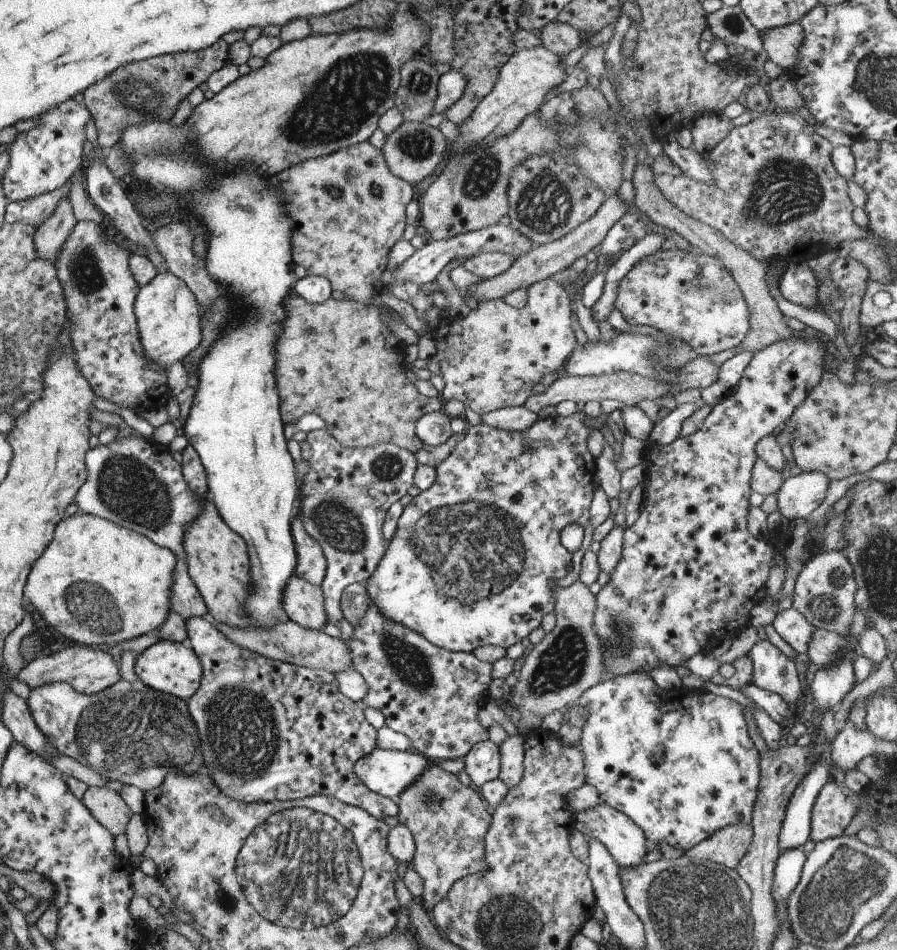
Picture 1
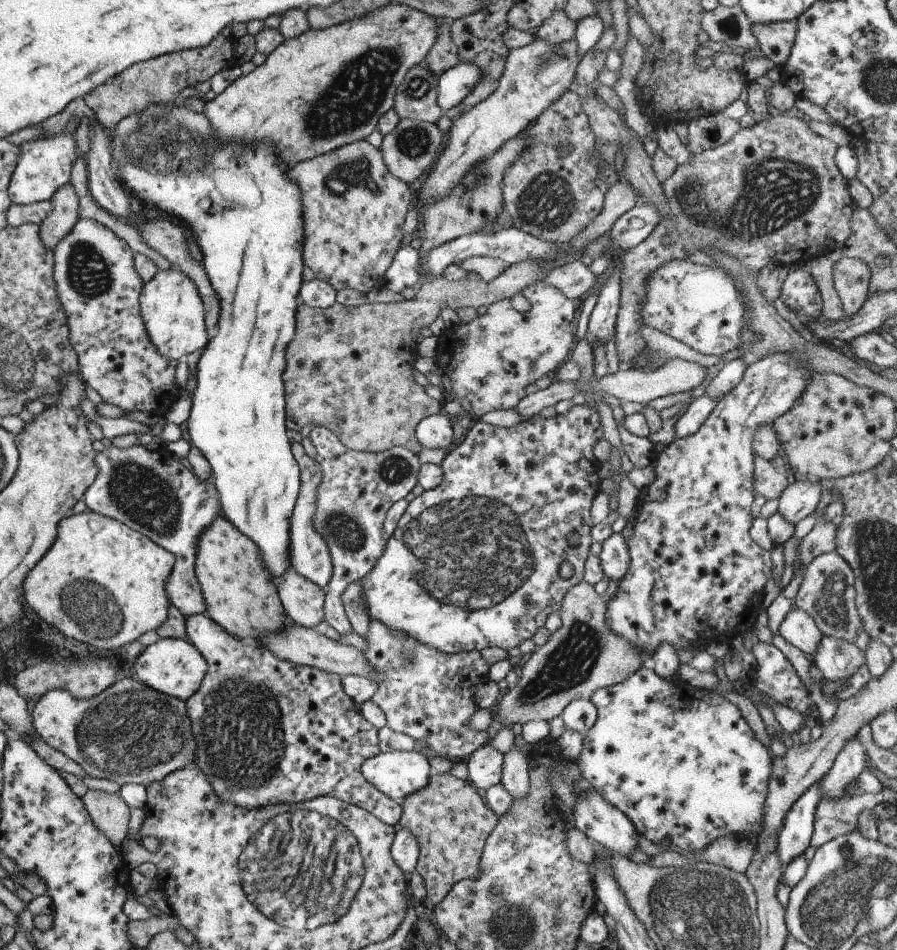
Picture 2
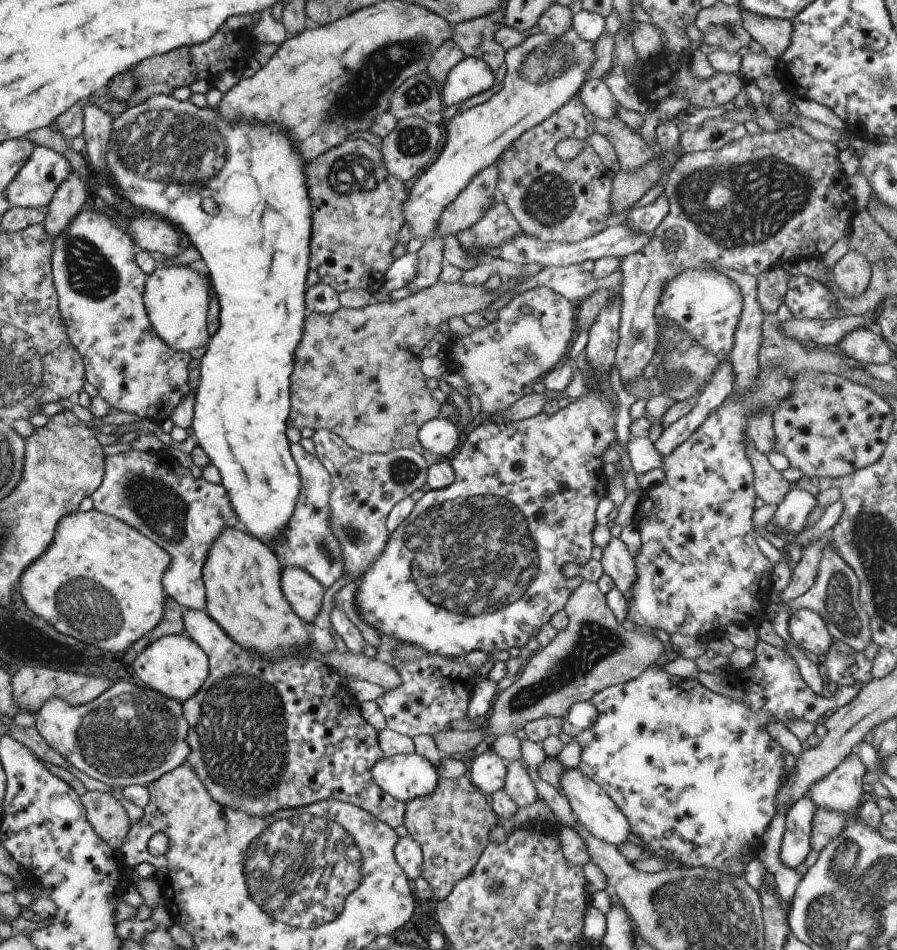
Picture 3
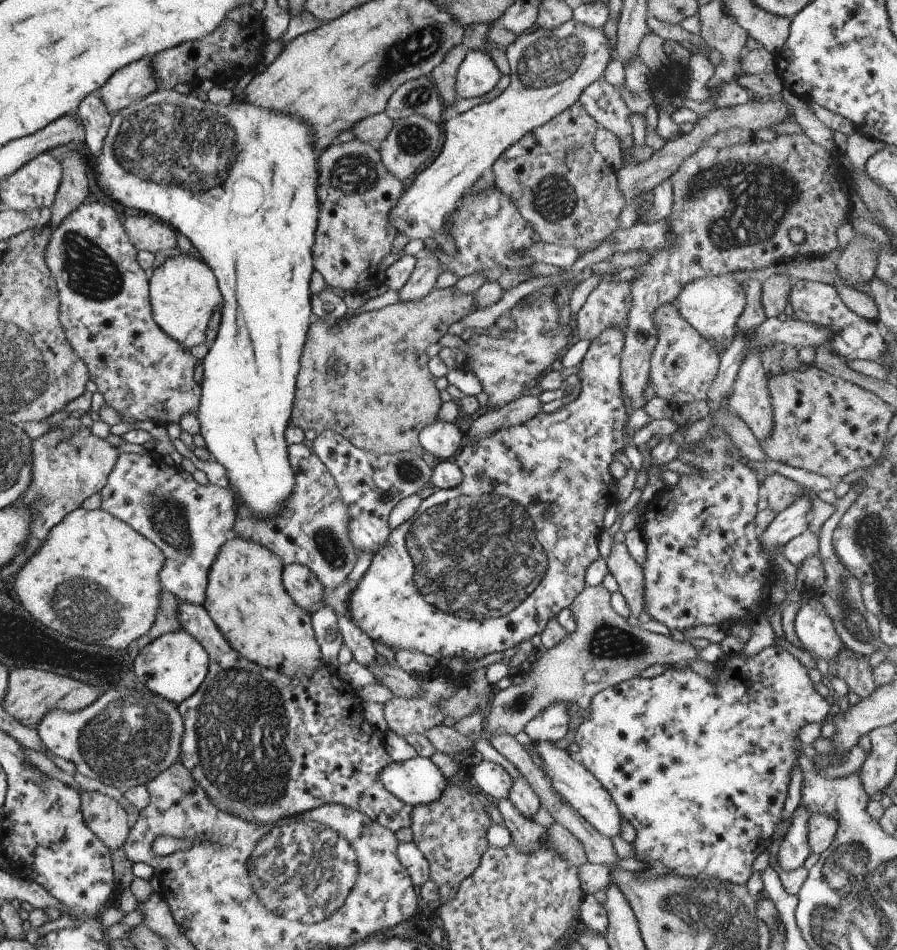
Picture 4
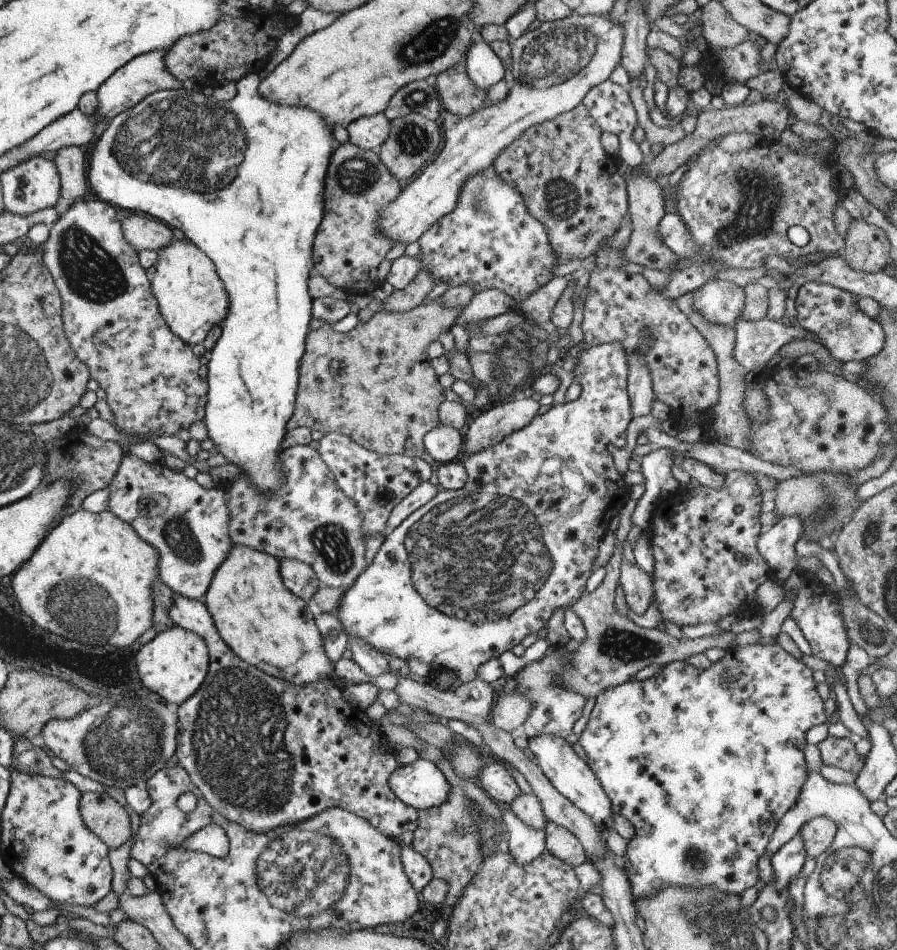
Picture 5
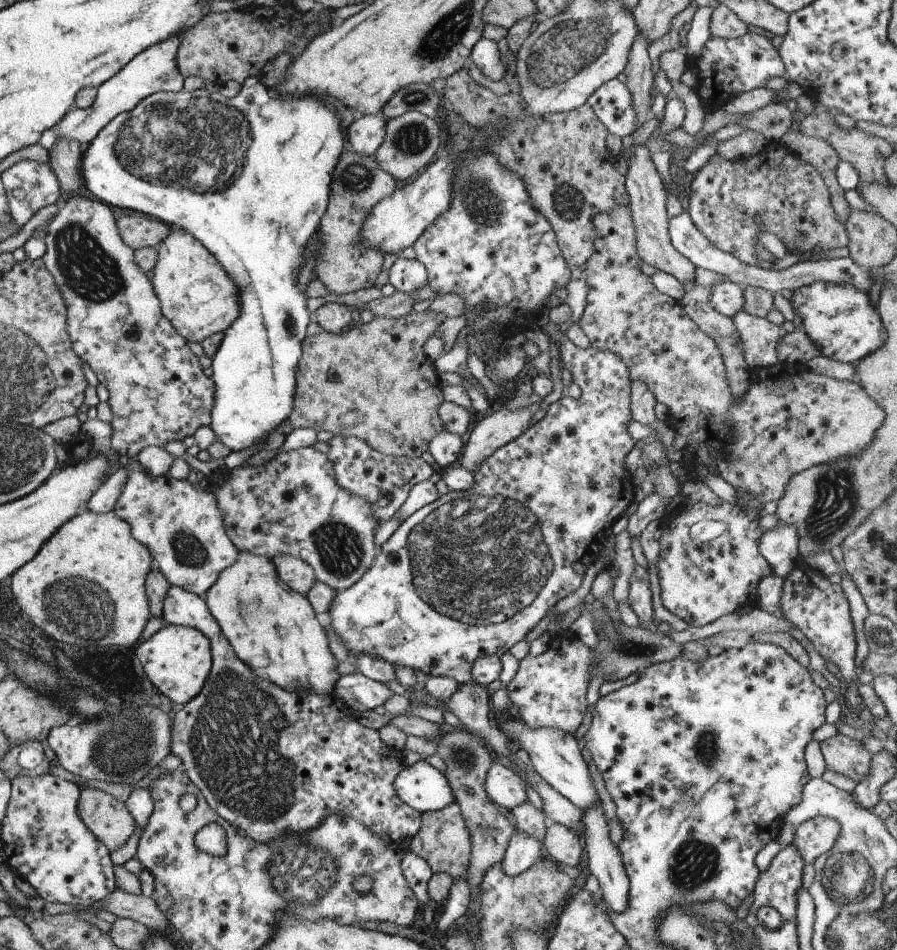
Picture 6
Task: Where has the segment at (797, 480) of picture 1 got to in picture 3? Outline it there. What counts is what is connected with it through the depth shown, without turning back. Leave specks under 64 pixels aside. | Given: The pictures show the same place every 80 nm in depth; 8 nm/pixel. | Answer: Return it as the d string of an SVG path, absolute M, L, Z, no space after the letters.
M793 487L793 490L787 492L776 506L770 520L777 530L797 535L806 523L806 518L811 514L815 501L815 497L809 492Z

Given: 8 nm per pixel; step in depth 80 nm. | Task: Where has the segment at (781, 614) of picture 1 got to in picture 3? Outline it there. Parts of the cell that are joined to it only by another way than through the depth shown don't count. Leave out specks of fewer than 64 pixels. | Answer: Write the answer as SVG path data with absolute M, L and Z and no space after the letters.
M799 609L788 618L788 633L797 646L821 658L833 642L825 623L811 609Z

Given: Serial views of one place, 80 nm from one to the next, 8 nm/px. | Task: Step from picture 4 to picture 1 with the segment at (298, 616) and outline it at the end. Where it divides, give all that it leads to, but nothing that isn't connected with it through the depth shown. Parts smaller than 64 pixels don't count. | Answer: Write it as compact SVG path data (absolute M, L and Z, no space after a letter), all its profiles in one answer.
M188 444L180 454L182 477L202 506L202 512L190 523L189 528L185 529L183 535L182 545L186 554L188 575L205 603L207 614L215 622L234 629L253 627L244 611L244 602L250 590L247 545L222 521L215 505L209 500L206 472L197 451Z

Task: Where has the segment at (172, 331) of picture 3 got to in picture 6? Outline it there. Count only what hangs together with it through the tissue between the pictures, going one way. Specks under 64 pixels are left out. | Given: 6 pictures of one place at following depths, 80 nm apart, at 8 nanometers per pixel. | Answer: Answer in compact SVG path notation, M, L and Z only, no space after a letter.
M170 228L157 250L150 284L161 314L173 326L177 335L187 343L200 344L211 334L227 330L239 312L237 288L227 278L217 260L191 234L179 228Z

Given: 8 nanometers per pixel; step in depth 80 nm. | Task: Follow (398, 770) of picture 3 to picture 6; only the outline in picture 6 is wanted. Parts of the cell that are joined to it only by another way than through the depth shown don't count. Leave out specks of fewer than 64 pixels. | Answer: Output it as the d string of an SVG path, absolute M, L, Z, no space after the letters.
M423 759L417 760L414 764L404 764L404 768L397 772L397 776L393 780L393 788L401 802L419 813L436 812L449 806L449 802L454 802L445 776L424 762Z

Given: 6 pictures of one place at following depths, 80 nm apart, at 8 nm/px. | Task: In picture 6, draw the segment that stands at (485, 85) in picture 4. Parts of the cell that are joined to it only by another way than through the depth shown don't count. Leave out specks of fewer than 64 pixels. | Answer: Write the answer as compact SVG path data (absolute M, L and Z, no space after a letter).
M483 37L479 38L473 44L468 58L479 69L482 80L487 78L493 82L497 82L506 76L506 68L501 63L497 44L493 40L487 40Z

